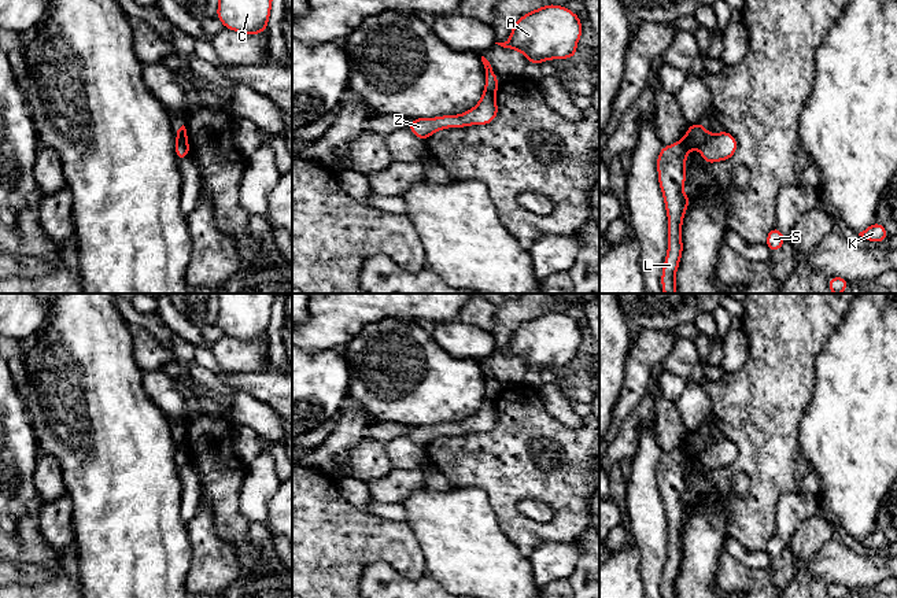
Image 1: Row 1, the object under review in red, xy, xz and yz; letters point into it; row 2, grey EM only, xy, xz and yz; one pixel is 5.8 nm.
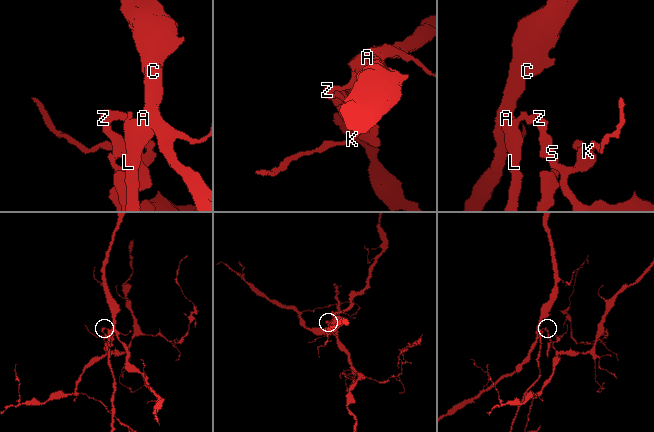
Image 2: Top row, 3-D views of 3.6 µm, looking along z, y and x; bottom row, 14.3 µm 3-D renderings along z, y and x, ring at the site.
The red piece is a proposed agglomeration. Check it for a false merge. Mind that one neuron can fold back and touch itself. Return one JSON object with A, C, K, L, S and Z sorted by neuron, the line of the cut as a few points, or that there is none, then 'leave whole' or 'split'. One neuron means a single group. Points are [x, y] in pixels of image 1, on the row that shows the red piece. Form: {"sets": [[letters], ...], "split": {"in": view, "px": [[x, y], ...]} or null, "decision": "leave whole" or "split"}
{"sets": [["A", "C", "L"], ["K", "S", "Z"]], "split": {"in": "yz", "px": [[709, 135], [700, 146]]}, "decision": "split"}

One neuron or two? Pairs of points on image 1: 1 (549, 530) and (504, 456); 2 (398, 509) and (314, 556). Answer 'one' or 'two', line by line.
1: one
2: two

